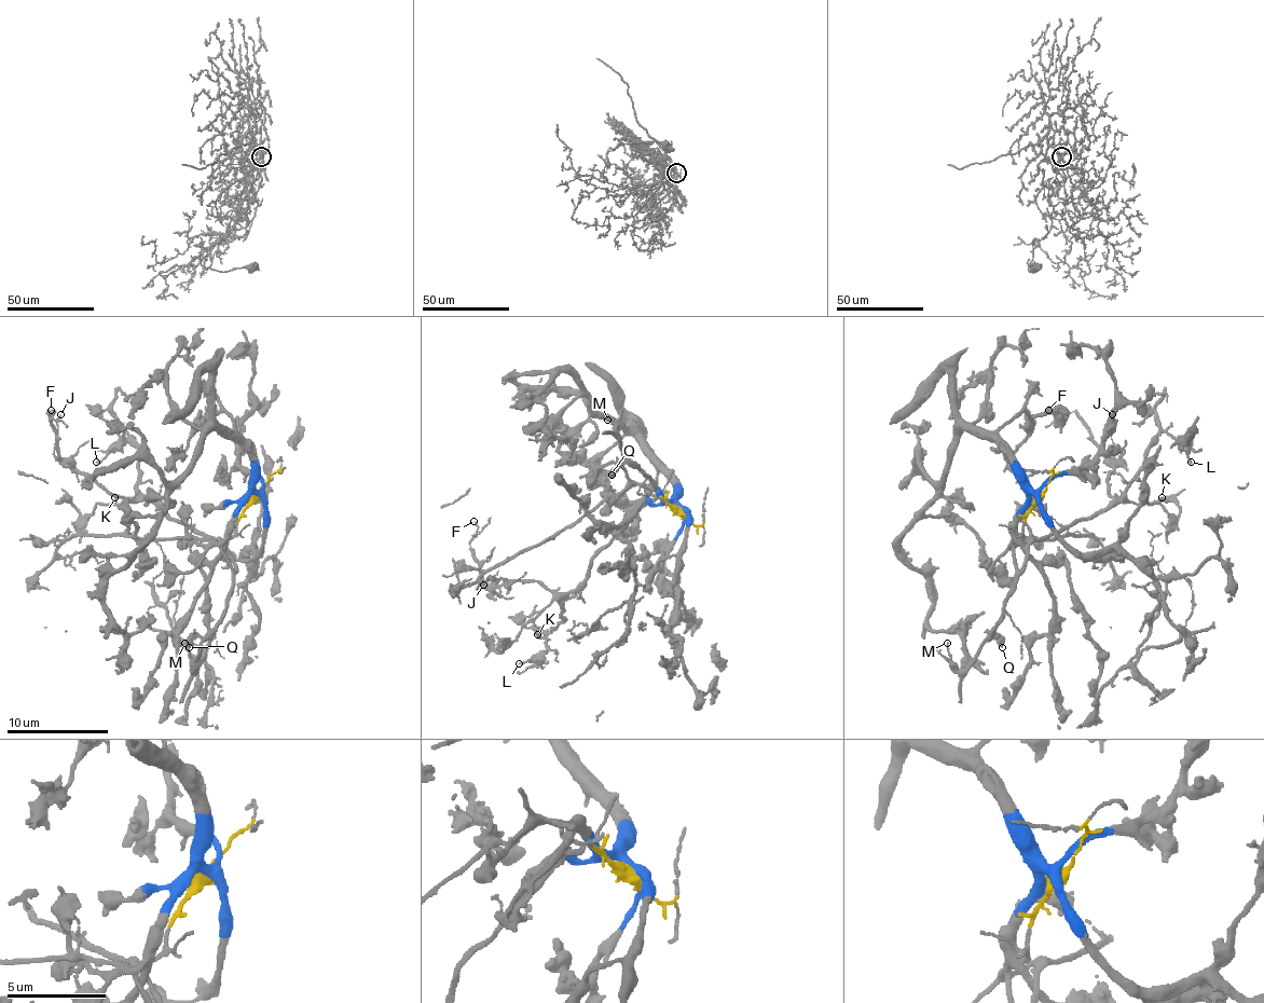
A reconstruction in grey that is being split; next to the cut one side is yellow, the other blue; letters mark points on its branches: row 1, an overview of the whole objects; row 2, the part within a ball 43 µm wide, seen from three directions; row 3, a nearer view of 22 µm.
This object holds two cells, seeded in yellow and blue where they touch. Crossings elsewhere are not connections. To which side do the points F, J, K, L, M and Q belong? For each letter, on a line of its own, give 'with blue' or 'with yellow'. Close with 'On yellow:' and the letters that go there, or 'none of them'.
F: with yellow
J: with yellow
K: with yellow
L: with yellow
M: with yellow
Q: with yellow
On yellow: F, J, K, L, M, Q

